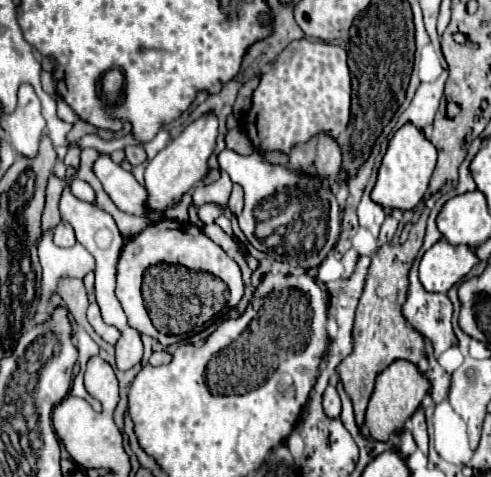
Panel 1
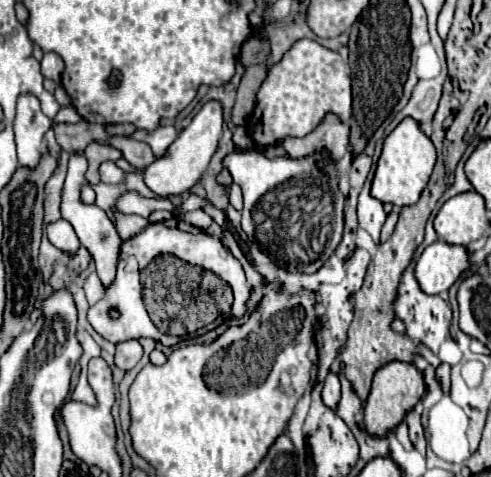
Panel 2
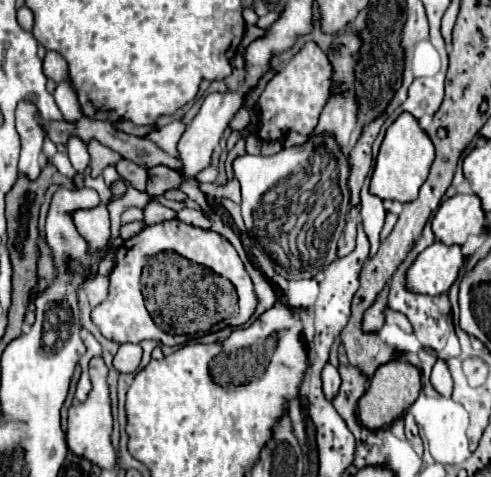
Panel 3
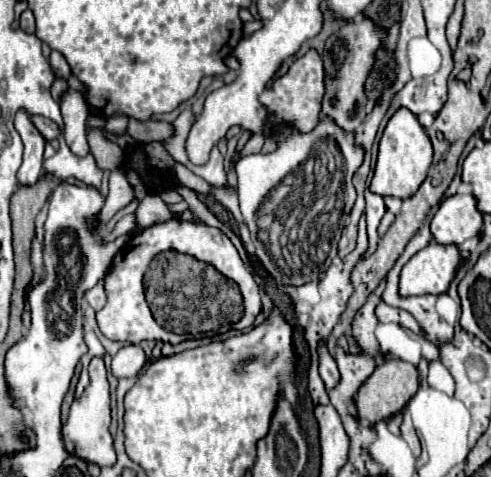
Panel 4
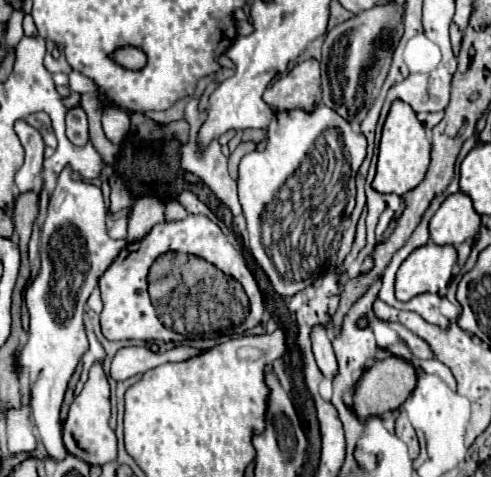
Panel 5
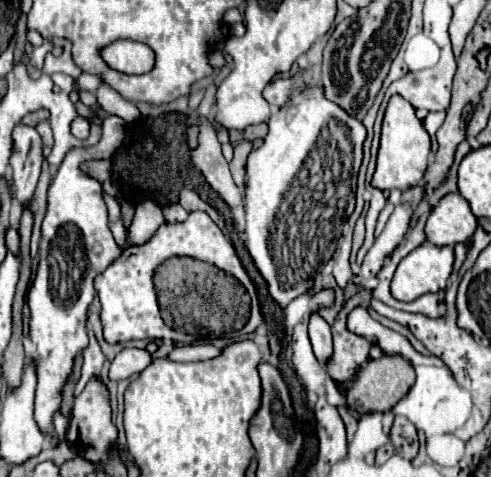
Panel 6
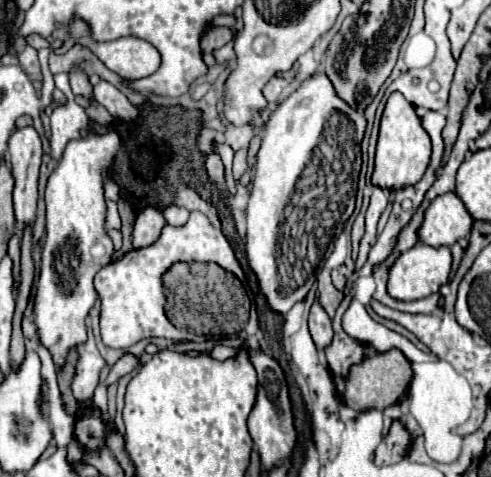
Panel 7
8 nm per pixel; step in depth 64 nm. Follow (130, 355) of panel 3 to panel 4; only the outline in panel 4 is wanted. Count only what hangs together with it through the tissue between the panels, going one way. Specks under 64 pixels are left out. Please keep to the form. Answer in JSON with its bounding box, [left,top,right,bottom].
[112,346,146,378]

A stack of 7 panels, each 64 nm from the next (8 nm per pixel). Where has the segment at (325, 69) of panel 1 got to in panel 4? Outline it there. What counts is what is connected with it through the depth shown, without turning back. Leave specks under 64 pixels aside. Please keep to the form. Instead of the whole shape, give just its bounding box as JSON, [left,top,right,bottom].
[260,50,324,132]

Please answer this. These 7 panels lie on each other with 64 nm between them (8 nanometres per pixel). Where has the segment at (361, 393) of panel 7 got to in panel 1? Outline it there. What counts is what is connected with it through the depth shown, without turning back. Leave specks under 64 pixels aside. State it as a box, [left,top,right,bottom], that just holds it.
[366,360,430,442]

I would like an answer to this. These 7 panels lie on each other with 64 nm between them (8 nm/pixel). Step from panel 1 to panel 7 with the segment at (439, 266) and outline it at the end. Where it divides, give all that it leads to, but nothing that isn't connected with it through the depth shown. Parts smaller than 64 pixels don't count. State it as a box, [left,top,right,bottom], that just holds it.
[388,242,452,302]

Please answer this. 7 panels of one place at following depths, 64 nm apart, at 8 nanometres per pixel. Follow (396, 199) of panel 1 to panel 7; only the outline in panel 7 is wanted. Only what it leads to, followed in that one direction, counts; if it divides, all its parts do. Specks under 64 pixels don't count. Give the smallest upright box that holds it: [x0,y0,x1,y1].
[372,92,432,188]

